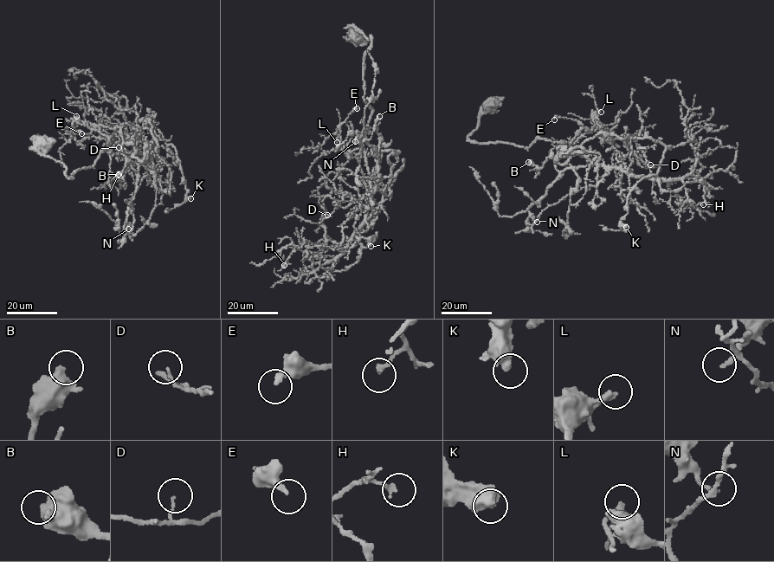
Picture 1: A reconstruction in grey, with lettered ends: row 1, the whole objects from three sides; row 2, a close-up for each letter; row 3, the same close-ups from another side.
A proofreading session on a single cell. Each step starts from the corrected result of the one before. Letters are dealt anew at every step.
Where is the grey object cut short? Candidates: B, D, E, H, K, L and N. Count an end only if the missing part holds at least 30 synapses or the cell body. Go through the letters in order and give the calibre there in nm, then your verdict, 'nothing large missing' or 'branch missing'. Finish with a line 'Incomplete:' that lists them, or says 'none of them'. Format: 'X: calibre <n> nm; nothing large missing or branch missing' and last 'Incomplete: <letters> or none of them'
B: calibre 700 nm; nothing large missing
D: calibre 80 nm; nothing large missing
E: calibre 260 nm; nothing large missing
H: calibre 190 nm; nothing large missing
K: calibre 600 nm; nothing large missing
L: calibre 170 nm; nothing large missing
N: calibre 160 nm; nothing large missing
Incomplete: none of them

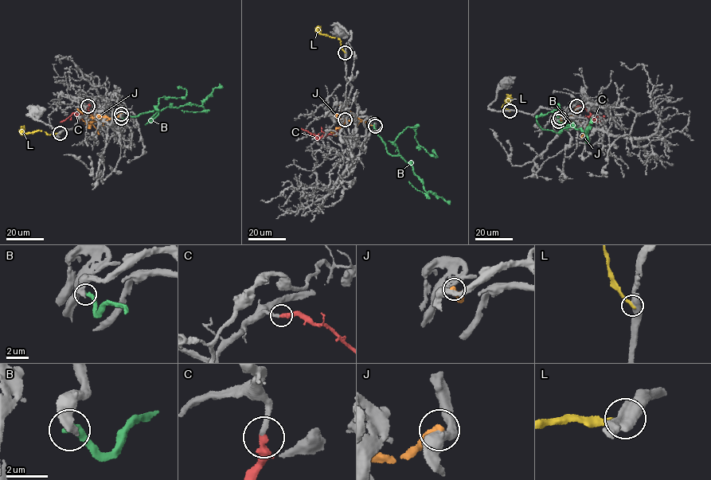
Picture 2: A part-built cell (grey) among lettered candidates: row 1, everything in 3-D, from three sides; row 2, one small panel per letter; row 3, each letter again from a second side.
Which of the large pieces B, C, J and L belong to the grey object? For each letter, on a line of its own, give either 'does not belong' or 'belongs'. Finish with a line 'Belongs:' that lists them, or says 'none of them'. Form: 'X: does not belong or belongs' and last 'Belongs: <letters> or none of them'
B: does not belong
C: belongs
J: does not belong
L: does not belong
Belongs: C

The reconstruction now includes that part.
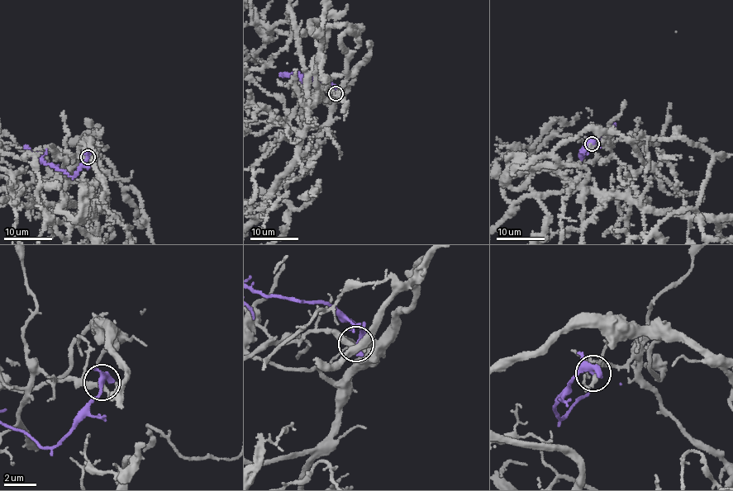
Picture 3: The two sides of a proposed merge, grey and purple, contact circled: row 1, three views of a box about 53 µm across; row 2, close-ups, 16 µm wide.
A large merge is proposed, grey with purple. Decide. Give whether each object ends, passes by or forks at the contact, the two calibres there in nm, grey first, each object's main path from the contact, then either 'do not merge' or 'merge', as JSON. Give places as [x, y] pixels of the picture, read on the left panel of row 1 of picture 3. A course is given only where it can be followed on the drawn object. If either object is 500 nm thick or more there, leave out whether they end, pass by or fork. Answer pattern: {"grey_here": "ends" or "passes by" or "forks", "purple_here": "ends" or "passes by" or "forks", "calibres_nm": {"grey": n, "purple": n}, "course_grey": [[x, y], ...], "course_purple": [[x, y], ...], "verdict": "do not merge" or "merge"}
{"grey_here": "passes by", "purple_here": "passes by", "calibres_nm": {"grey": 280, "purple": 360}, "course_grey": [[88, 158], [69, 153], [63, 167], [90, 201], [5, 198]], "course_purple": [[88, 156], [80, 170], [73, 176], [43, 162], [40, 154], [31, 154], [24, 146]], "verdict": "do not merge"}

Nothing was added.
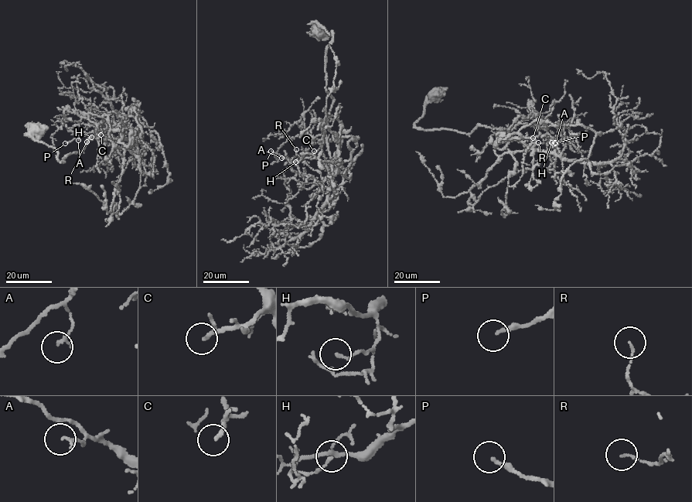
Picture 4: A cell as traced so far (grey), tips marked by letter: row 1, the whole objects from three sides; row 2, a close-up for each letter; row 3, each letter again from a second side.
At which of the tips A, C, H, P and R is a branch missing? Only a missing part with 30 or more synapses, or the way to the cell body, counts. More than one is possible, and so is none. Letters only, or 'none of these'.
none of these

